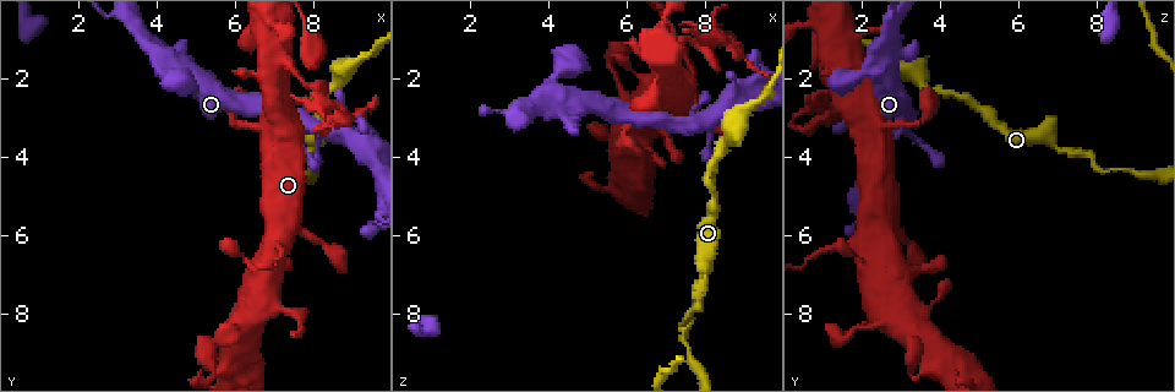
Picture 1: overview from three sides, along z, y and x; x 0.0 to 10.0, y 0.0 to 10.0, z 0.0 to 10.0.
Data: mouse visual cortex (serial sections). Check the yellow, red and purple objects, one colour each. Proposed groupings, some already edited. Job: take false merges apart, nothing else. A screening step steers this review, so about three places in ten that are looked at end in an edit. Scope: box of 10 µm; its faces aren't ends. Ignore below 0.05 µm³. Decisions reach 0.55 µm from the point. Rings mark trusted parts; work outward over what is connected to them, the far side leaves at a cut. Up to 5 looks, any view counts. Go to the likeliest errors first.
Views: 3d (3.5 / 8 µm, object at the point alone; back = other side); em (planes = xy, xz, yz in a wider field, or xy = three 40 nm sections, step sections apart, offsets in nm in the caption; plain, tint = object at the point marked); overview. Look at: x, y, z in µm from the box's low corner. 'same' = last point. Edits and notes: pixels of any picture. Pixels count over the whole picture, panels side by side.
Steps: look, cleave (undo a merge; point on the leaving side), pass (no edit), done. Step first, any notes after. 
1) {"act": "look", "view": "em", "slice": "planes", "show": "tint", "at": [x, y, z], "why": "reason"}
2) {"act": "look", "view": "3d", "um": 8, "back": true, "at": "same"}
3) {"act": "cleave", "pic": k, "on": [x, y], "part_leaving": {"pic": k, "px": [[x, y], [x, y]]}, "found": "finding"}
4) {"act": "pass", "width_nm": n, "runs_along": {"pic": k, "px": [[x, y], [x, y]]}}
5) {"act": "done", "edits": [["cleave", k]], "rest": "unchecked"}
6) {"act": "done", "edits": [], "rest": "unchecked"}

{"act": "look", "view": "3d", "um": 3.5, "at": [8.20, 2.45, 1.10], "why": "a fork"}

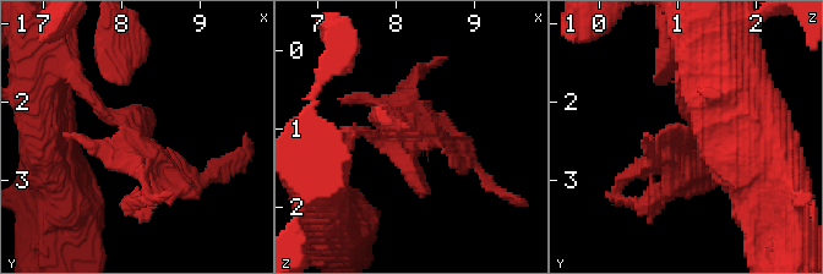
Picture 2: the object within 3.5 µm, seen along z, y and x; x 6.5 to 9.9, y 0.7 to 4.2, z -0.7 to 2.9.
{"act": "look", "view": "em", "slice": "xy", "step": 2, "show": "tint", "at": [8.20, 2.45, 1.10]}

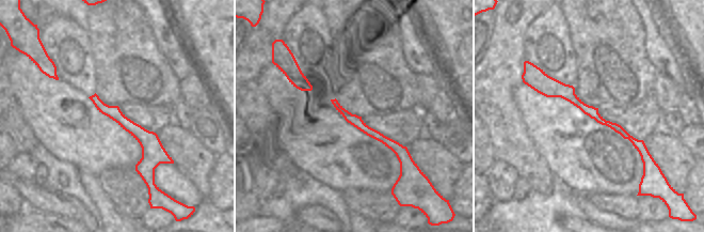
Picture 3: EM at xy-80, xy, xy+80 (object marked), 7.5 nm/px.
{"act": "cleave", "pic": 2, "on": [127, 151], "part_leaving": {"pic": 2, "px": [[135, 135], [176, 176], [222, 173]]}, "found": "a second cell is stuck on"}

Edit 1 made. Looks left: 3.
{"act": "look", "view": "3d", "um": 3.5, "at": [4.15, 1.45, 2.45], "why": "sharp bend"}

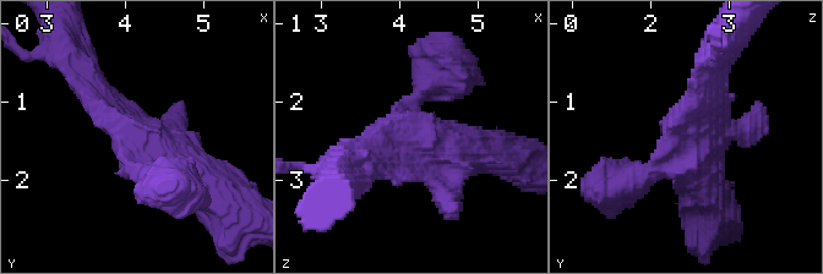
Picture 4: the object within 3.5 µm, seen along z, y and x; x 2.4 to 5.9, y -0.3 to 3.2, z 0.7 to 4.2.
{"act": "look", "view": "em", "slice": "xy", "step": 5, "show": "tint", "at": [4.15, 1.50, 2.45], "why": "need the tissue"}

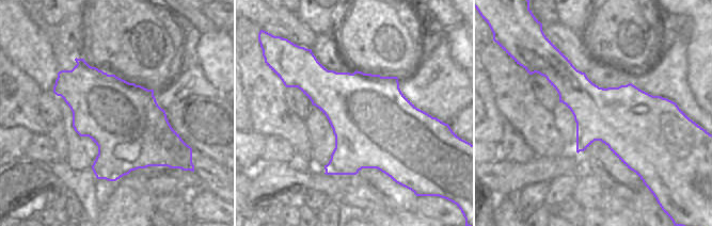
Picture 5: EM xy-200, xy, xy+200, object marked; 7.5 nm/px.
{"act": "pass", "runs_along": {"pic": 4, "px": [[219, 193], [96, 104]]}, "found": "all the same cell"}

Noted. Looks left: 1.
{"act": "done", "edits": [["cleave", 2]], "rest": "unchecked"}

